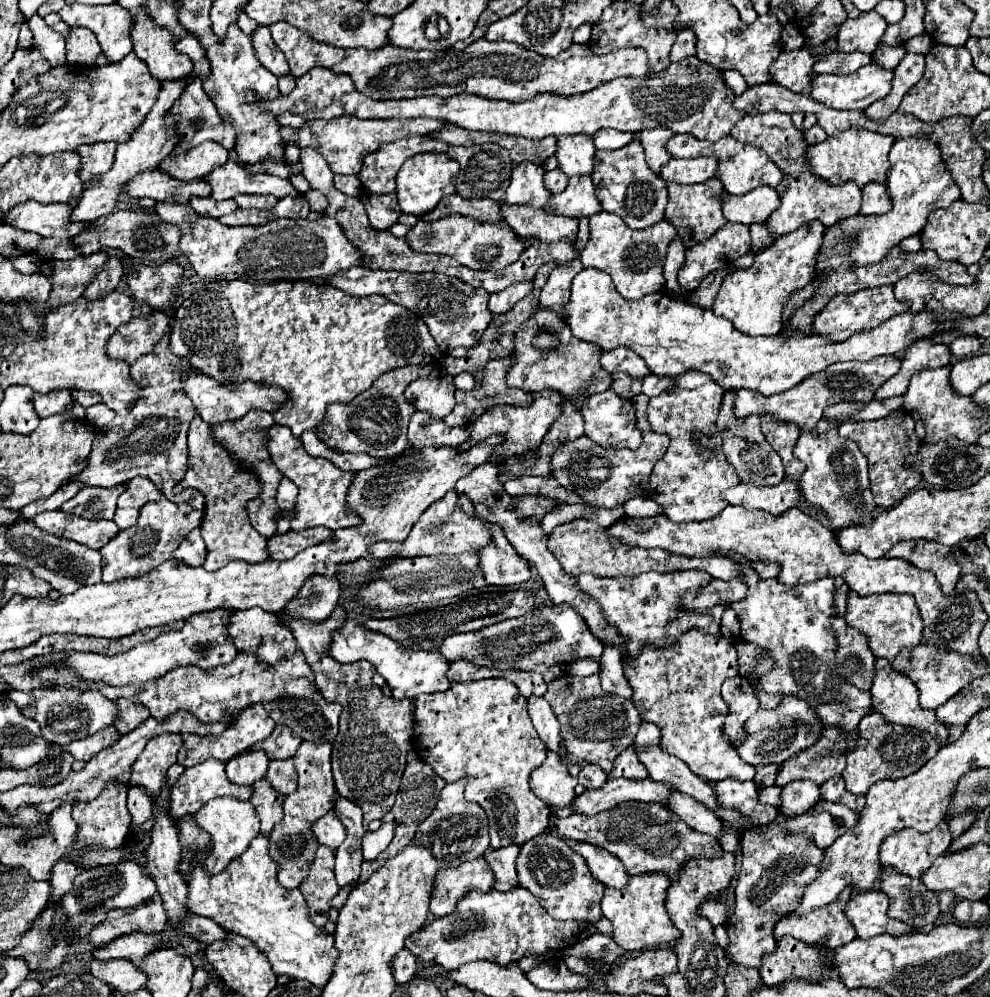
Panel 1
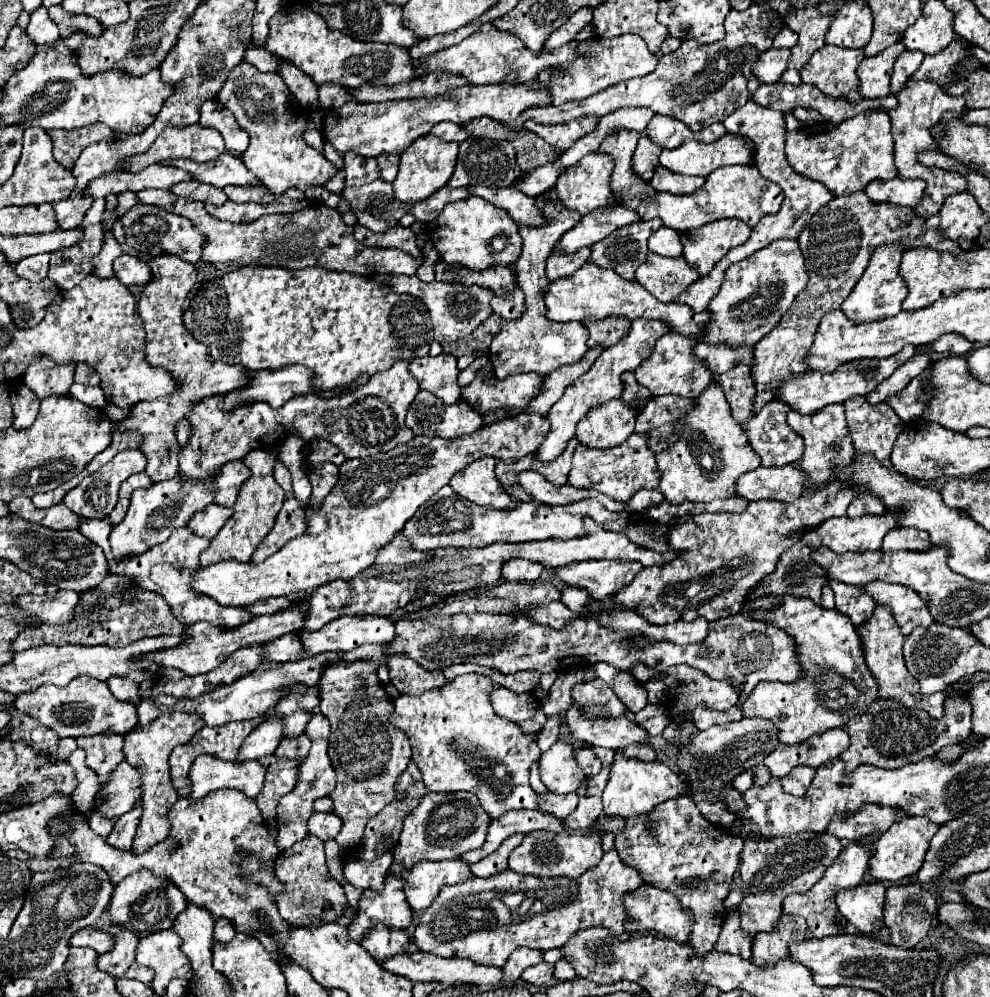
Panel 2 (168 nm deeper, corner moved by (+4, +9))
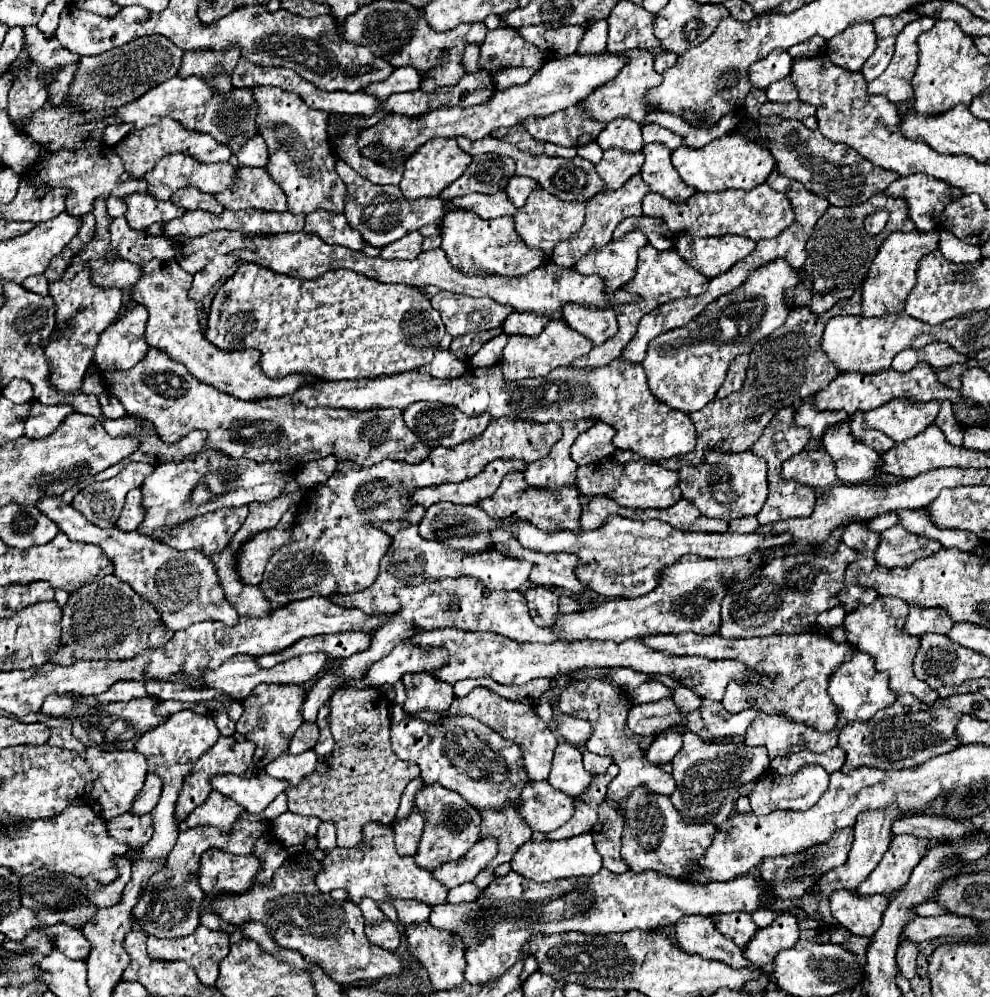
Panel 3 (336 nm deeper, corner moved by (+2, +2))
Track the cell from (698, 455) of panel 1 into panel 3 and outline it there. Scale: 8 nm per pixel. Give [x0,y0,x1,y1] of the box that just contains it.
[678,450,768,518]

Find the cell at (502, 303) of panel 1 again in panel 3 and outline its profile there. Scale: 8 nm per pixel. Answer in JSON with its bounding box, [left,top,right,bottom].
[502,312,548,336]

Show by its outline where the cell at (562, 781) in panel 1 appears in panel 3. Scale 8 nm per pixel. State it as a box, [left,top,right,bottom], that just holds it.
[548,742,592,798]

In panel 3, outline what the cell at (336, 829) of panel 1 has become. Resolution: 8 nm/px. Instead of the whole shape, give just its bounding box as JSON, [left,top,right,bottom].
[318,822,336,852]

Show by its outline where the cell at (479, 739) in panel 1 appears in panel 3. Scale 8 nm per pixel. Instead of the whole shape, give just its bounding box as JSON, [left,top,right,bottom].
[390,716,530,810]

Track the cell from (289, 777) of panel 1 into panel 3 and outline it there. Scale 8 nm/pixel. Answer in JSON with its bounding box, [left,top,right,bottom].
[288,724,318,754]

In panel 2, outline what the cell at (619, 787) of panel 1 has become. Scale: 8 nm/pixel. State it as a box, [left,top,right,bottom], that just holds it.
[538,793,578,817]

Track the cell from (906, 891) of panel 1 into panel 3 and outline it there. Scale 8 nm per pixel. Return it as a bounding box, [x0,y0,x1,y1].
[896,940,918,980]

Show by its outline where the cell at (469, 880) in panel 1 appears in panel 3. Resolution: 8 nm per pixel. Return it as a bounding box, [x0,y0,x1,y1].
[316,824,448,906]

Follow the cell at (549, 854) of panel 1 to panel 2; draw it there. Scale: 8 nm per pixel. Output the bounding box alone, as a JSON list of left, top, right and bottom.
[508,829,602,879]

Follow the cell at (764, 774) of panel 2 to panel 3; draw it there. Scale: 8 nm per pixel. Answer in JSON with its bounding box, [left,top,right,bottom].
[750,766,830,814]

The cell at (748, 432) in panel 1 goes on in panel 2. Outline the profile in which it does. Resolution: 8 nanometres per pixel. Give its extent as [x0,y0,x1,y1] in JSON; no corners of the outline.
[714,365,756,425]

